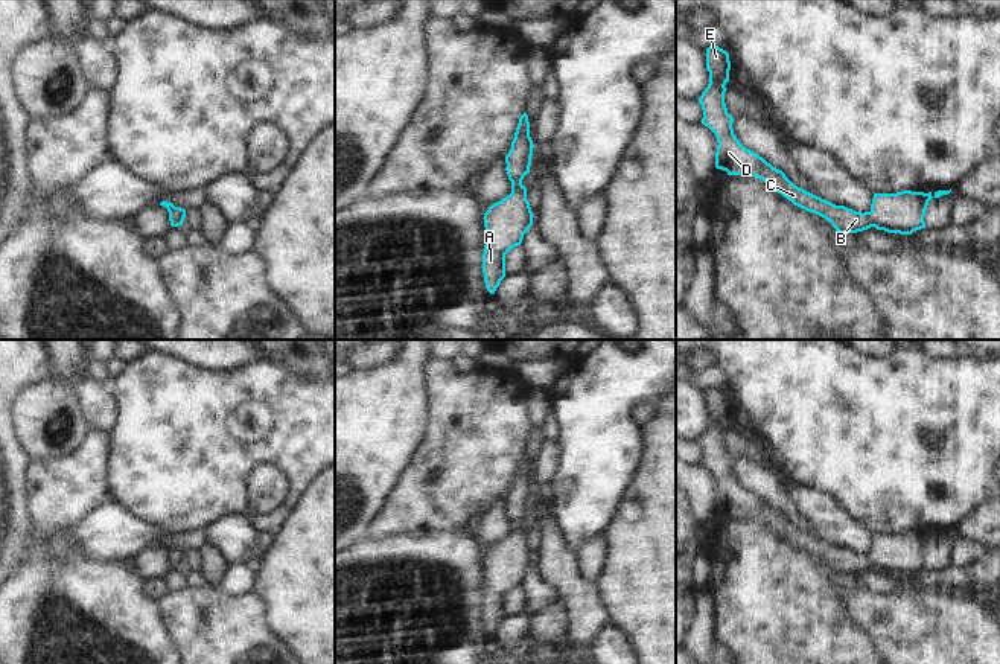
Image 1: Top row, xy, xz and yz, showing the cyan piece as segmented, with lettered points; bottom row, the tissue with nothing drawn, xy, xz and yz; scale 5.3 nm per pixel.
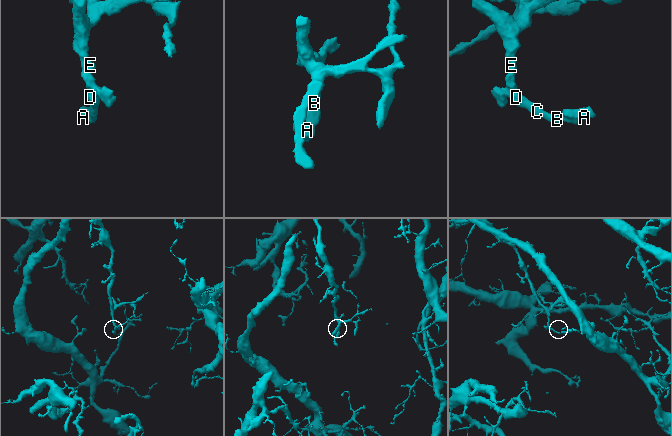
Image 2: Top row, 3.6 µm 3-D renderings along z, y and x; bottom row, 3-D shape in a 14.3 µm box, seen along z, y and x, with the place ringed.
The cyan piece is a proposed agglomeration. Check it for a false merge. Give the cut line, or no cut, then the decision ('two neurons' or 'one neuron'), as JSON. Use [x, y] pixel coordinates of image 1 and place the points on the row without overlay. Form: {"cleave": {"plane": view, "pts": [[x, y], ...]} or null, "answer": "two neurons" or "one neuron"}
{"cleave": null, "answer": "one neuron"}

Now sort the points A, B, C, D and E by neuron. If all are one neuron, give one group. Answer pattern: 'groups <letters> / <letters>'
groups A B C D E

